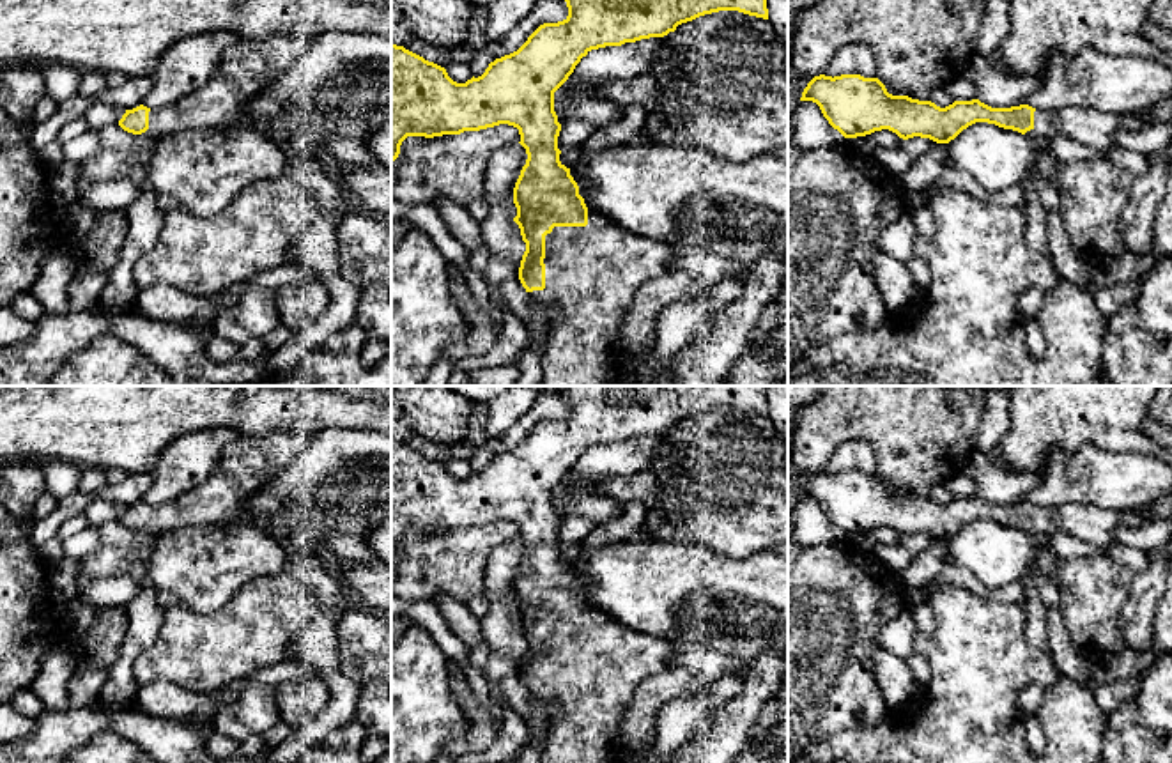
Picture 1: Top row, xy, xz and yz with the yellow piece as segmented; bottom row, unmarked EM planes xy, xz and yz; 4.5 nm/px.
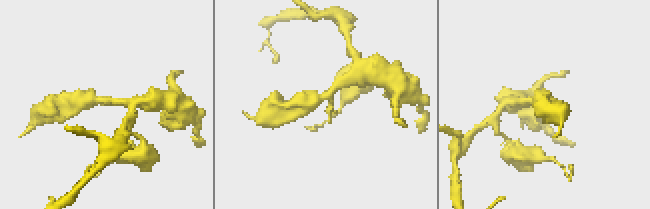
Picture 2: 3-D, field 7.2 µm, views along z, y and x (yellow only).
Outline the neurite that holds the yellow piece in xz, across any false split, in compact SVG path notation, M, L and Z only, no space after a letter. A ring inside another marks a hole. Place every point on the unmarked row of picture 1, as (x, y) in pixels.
M563 386L568 412L558 420L540 421L528 437L513 450L496 455L485 469L466 480L453 478L446 466L423 453L391 441L391 559L400 551L407 533L443 533L464 528L480 528L499 520L519 526L520 542L528 556L513 584L517 613L526 648L519 664L519 676L529 694L554 701L559 713L545 738L542 763L669 763L657 751L655 744L632 747L623 738L623 713L636 689L646 678L669 669L673 641L644 636L625 628L604 611L588 605L579 591L579 582L559 558L558 533L561 520L554 508L554 489L568 476L575 462L591 446L621 443L650 434L664 434L678 421L719 407L738 407L749 412L768 416L767 395L770 386Z

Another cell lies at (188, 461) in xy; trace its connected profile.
M211 428L189 432L168 443L152 469L152 487L143 503L163 505L200 485L212 473L221 451L235 439L235 432Z

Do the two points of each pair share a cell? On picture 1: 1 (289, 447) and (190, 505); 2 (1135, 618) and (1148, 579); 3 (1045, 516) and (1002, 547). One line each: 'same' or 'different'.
1: same
2: same
3: different

